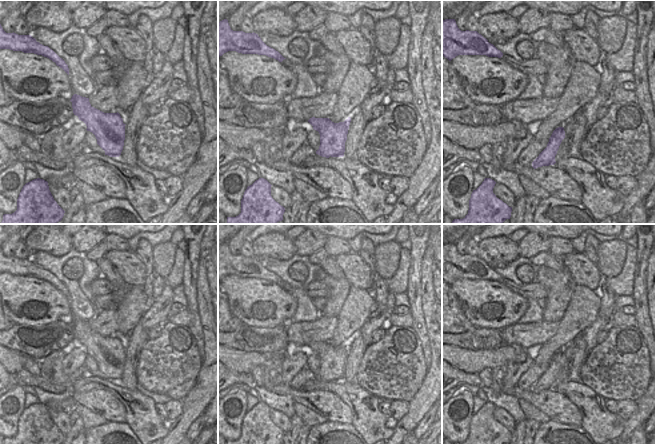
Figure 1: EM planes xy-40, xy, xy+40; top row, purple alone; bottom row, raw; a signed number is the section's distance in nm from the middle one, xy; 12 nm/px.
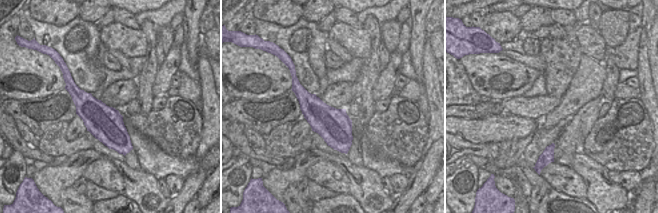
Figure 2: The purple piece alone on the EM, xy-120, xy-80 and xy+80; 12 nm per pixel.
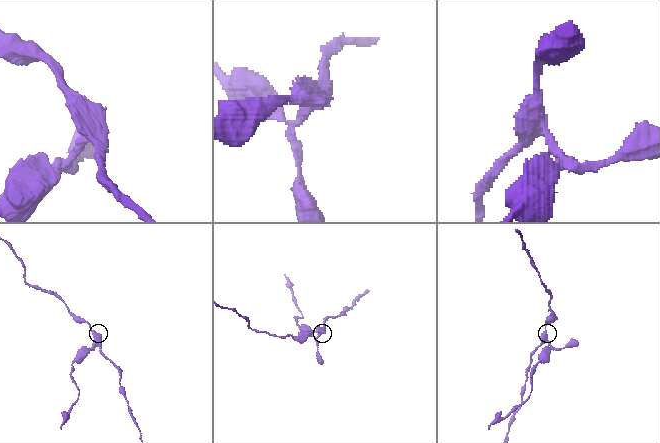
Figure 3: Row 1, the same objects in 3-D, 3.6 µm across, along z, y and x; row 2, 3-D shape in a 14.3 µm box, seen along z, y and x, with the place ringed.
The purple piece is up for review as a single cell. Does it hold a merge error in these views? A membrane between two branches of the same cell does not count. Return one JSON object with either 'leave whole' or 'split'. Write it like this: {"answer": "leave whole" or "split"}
{"answer": "split"}

